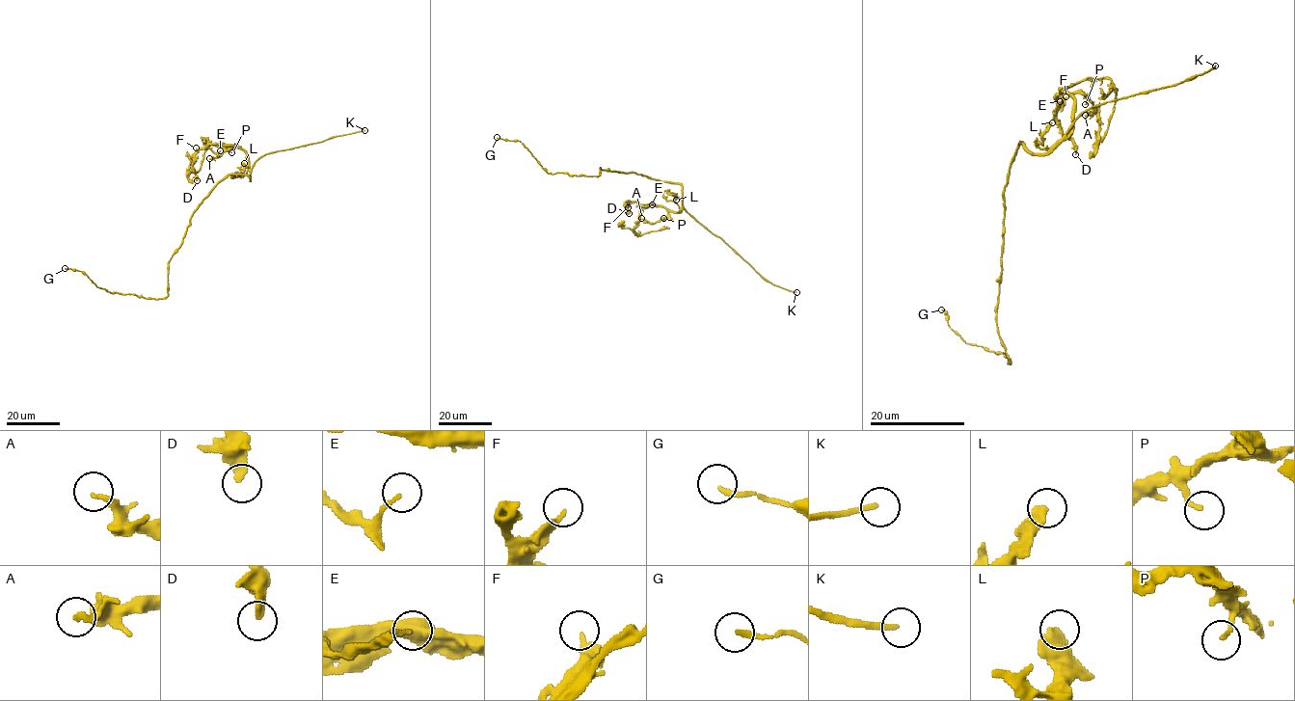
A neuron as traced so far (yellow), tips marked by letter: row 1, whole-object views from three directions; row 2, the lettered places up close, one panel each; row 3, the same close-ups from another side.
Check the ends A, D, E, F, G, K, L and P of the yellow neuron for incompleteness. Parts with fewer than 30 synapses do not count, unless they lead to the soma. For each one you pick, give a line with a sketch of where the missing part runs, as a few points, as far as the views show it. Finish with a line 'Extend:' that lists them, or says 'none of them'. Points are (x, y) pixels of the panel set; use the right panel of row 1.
Extend: K

